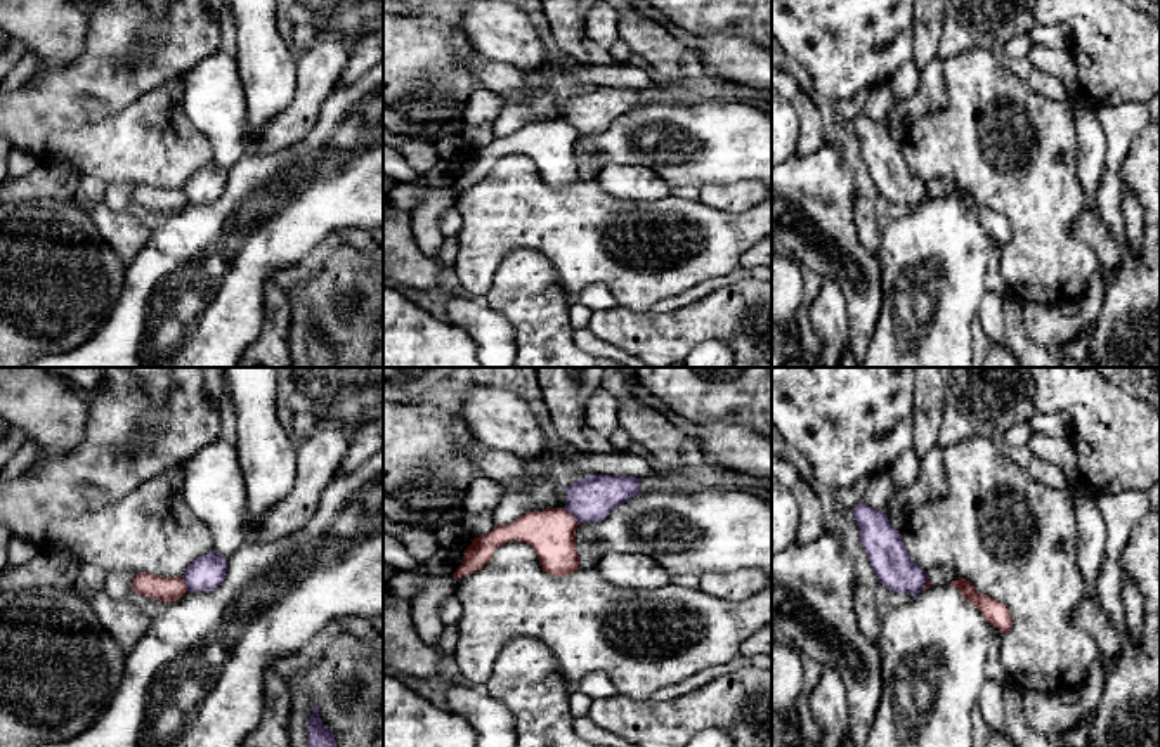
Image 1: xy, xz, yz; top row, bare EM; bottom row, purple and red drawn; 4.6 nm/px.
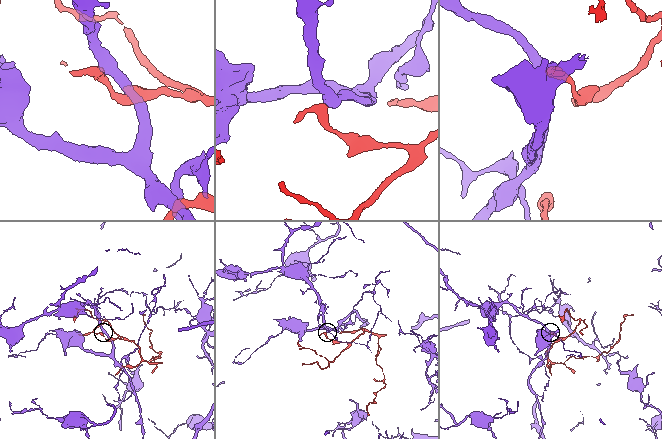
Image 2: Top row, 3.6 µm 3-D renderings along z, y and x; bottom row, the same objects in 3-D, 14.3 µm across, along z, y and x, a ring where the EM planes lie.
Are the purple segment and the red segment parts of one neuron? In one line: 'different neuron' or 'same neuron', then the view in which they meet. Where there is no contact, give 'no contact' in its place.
different neuron | xz

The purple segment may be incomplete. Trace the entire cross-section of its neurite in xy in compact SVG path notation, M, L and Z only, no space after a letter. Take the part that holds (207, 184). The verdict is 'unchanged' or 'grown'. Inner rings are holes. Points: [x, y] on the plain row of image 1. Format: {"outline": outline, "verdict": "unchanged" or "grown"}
{"outline": "M217 163L198 168L184 184L187 203L213 203L218 199L227 184L227 170Z", "verdict": "unchanged"}

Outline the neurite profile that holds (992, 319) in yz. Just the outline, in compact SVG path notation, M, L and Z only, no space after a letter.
M987 291L978 315L990 343L1004 343L1006 340L1004 298Z

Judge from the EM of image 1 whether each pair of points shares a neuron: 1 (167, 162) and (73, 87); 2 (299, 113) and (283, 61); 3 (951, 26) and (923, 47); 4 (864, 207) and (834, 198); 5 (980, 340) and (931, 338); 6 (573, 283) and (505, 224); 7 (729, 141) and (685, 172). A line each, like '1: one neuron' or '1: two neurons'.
1: two neurons
2: two neurons
3: two neurons
4: two neurons
5: two neurons
6: one neuron
7: one neuron

